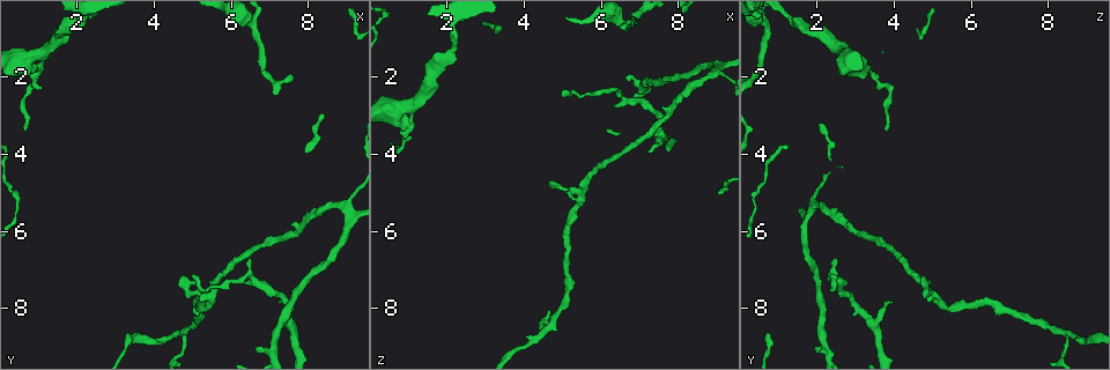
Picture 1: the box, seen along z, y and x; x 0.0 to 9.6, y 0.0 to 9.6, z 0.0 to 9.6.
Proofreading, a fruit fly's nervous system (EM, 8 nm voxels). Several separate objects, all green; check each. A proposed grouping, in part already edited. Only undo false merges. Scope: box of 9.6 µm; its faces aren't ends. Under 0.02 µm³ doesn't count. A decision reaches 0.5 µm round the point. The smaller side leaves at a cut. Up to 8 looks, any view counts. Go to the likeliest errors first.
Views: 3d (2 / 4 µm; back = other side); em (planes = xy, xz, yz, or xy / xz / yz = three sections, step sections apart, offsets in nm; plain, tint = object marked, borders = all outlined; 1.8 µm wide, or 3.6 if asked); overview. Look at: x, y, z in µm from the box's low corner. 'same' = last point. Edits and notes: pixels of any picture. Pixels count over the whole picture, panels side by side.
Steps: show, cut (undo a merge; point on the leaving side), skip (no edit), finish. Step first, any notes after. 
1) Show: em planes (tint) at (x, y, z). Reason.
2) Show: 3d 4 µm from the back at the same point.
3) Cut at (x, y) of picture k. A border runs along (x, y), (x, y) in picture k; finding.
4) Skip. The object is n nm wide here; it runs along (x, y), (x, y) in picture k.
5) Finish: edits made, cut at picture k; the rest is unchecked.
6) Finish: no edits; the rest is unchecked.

Show: 3d 4 µm at (5.45, 7.65, 5.00).

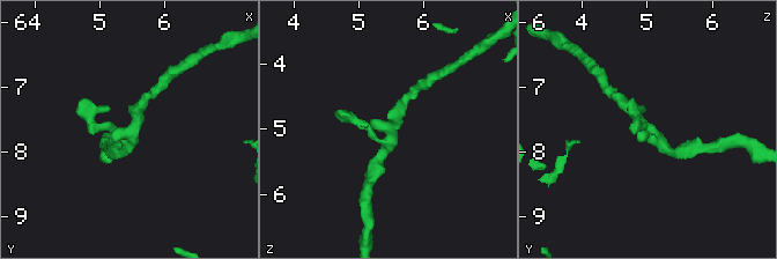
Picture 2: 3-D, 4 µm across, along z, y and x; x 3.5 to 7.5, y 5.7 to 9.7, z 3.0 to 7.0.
Show: em xy step 4 (tint) at (5.50, 7.65, 4.95).

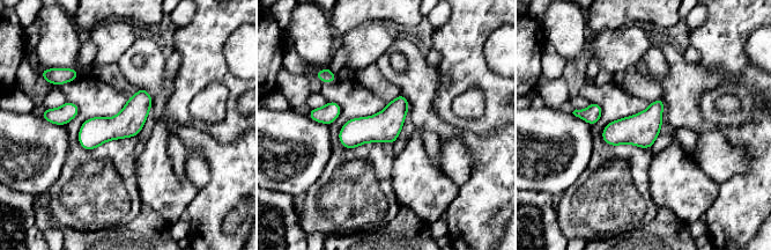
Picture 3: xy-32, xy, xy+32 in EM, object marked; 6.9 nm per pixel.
Show: em planes (tint) at the same point.

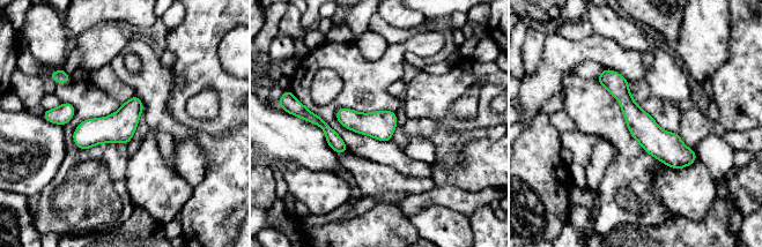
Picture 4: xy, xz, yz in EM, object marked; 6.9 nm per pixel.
Skip. It runs along (605, 73), (666, 147), (693, 157) in picture 4; continuous, no second neuron.

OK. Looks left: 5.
Show: em planes (tint) at (4.80, 8.65, 8.45). Abrupt turn.

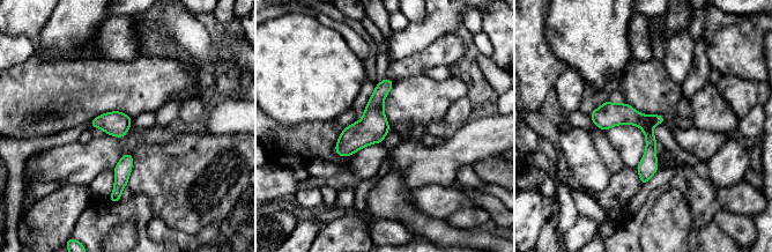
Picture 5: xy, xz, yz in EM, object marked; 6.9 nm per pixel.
Skip. The object is 140 nm wide here; all the same neuron.

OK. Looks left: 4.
Show: em planes (tint) at (0.80, 1.70, 3.25). Thick turns thin.

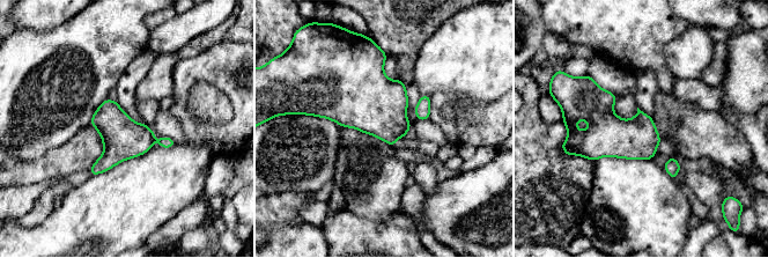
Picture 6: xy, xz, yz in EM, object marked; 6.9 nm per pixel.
Skip. All the same neuron.

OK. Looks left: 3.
Show: em yz step 4 (tint) at (9.00, 5.80, 1.75). Sharp bend.

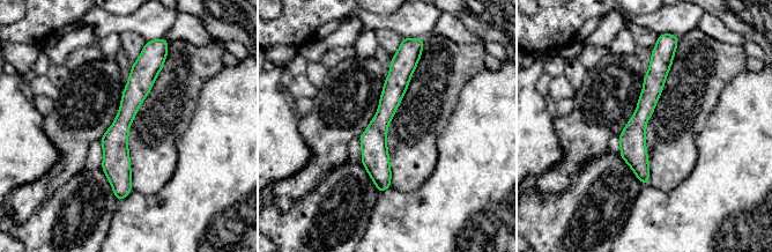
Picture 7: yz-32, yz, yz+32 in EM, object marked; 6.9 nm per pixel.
Show: em planes (tint) at the same point.

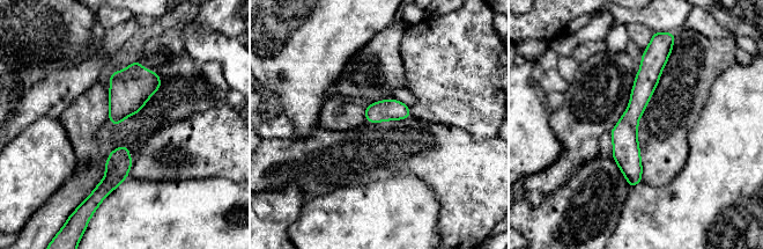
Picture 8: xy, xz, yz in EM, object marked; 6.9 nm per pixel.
Skip. It runs along (651, 53), (629, 121), (631, 182) in picture 8; continuous, no second neuron.

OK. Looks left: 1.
Finish: no edits; the rest is unchecked.

